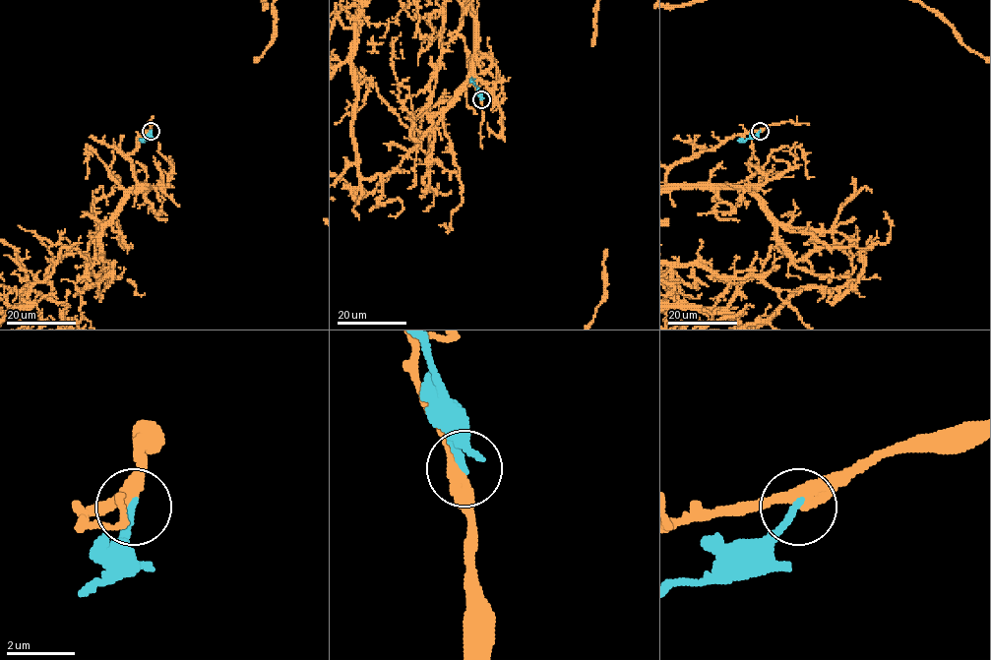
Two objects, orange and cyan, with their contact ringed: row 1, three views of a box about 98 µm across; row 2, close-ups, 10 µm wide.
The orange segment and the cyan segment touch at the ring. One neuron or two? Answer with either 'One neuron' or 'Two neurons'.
Two neurons

